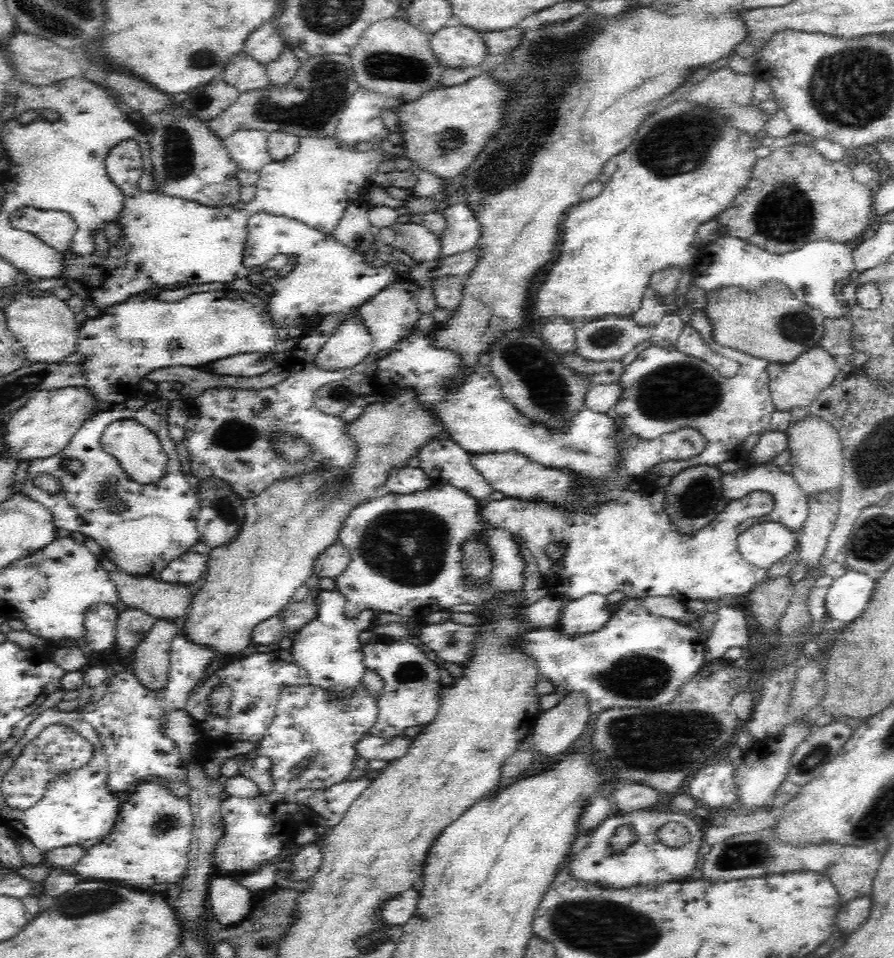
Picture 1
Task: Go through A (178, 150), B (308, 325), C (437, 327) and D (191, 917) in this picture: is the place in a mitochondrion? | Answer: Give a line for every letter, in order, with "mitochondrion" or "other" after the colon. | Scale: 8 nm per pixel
A: mitochondrion
B: other
C: other
D: other

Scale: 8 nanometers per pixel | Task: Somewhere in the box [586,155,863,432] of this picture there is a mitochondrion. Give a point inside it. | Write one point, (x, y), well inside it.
(675, 390)

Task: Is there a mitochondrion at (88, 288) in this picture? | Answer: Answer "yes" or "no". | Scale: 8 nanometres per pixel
no

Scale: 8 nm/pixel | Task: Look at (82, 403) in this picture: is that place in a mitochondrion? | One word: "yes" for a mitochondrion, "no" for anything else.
no

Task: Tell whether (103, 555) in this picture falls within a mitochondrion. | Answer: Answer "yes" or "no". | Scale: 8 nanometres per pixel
no

